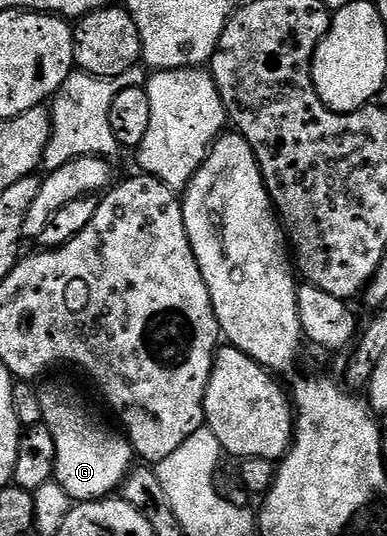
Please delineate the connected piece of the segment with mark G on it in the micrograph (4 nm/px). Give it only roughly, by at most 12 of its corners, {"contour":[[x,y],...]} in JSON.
{"contour":[[42,387],[54,481],[75,502],[114,495],[131,443],[69,391]]}

